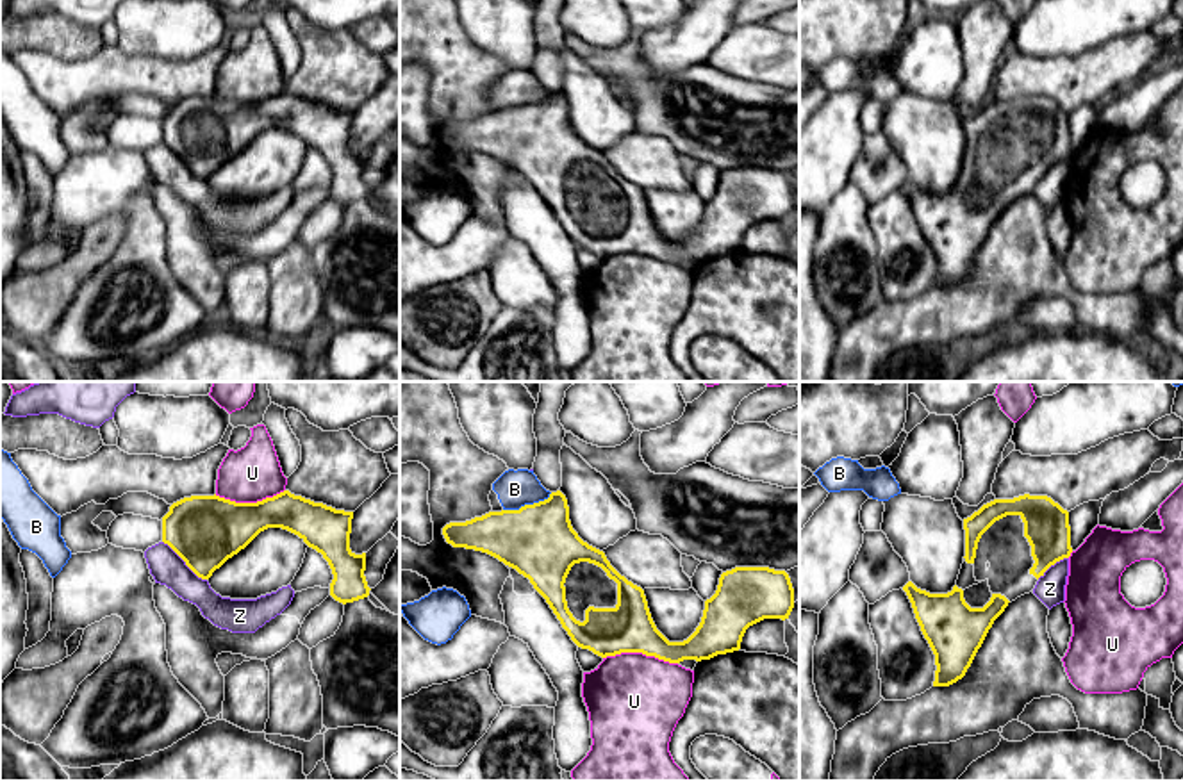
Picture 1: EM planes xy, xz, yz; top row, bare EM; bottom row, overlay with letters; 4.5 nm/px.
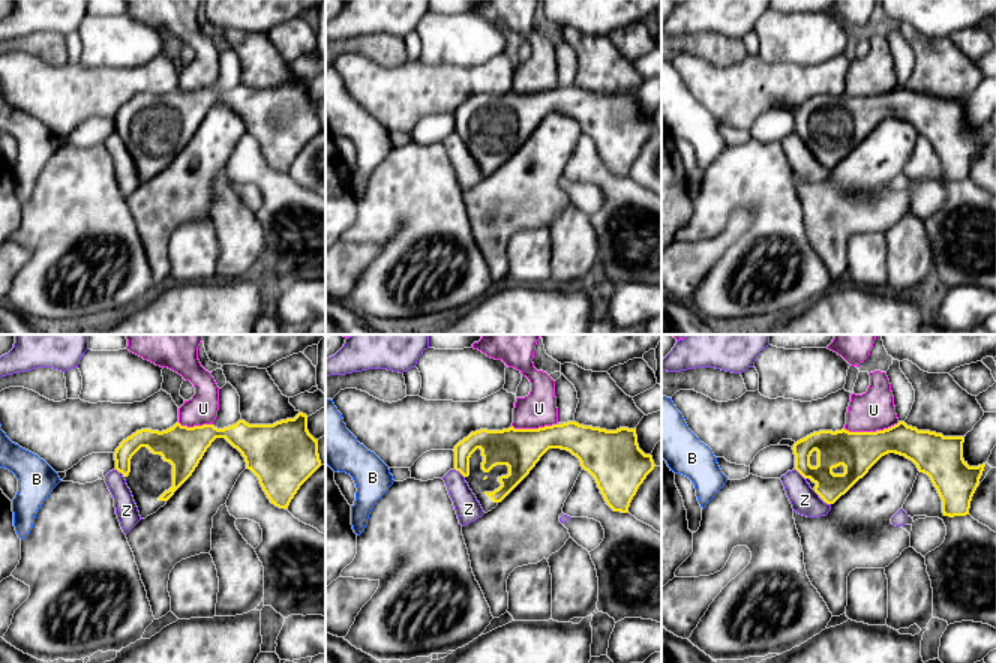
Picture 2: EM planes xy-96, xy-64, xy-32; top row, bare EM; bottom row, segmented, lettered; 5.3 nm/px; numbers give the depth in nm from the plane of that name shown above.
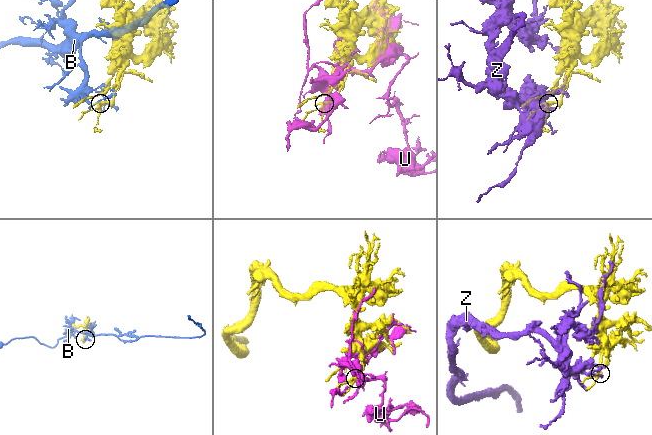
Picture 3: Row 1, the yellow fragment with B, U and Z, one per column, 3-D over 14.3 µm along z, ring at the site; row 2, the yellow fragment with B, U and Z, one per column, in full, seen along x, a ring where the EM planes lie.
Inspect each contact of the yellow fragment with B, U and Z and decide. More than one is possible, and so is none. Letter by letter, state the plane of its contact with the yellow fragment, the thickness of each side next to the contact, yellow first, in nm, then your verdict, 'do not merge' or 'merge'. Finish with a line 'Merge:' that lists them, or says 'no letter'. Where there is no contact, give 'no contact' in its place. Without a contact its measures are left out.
B: xz | 320/170 nm | do not merge
U: xz | 220/420 nm | do not merge
Z: xy | 320/150 nm | do not merge
Merge: no letter

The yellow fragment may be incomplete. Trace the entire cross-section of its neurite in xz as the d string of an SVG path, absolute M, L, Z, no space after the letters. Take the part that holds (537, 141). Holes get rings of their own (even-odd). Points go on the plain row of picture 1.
M560 91L519 111L489 112L466 123L450 123L443 136L453 148L487 153L528 178L571 241L601 259L642 253L669 264L710 260L739 251L749 226L764 219L785 221L794 209L794 189L785 171L735 168L721 175L716 194L705 201L696 232L683 243L669 243L651 219L644 191L621 177L603 152L583 143L573 130L567 100Z

